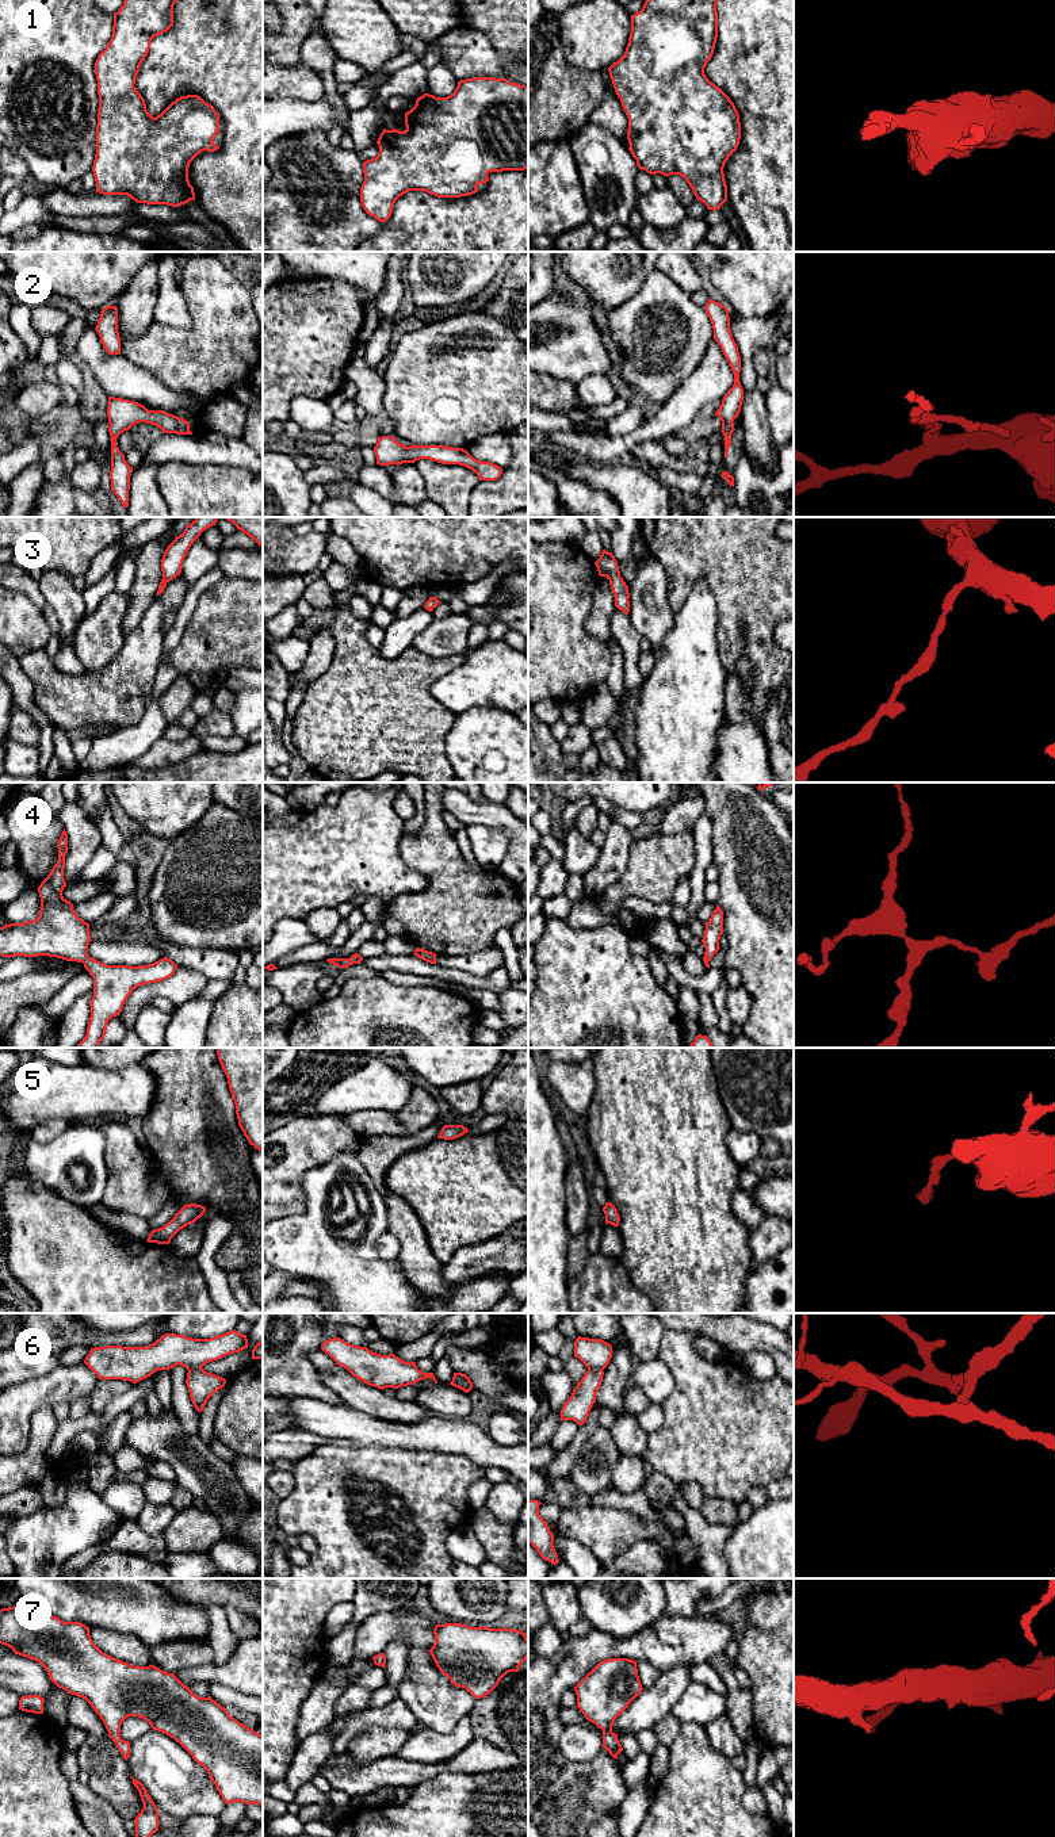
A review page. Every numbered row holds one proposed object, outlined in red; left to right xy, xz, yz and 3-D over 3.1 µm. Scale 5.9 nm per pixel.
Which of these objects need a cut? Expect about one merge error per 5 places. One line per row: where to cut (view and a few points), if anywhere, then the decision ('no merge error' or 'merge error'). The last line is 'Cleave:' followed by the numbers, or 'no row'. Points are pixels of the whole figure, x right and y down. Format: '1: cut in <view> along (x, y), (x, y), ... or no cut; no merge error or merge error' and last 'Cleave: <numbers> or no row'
1: no cut; no merge error
2: no cut; no merge error
3: no cut; no merge error
4: no cut; no merge error
5: no cut; no merge error
6: cut in xz along (454, 1373), (455, 1381), (470, 1389); merge error
7: no cut; no merge error
Cleave: 6

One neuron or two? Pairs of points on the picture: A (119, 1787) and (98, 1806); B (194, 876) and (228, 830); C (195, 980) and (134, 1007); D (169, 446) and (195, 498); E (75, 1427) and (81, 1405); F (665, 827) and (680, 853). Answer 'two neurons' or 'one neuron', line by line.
A: two neurons
B: one neuron
C: one neuron
D: two neurons
E: two neurons
F: two neurons

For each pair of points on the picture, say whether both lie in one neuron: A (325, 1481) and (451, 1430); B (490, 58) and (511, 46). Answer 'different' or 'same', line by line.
A: different
B: different

